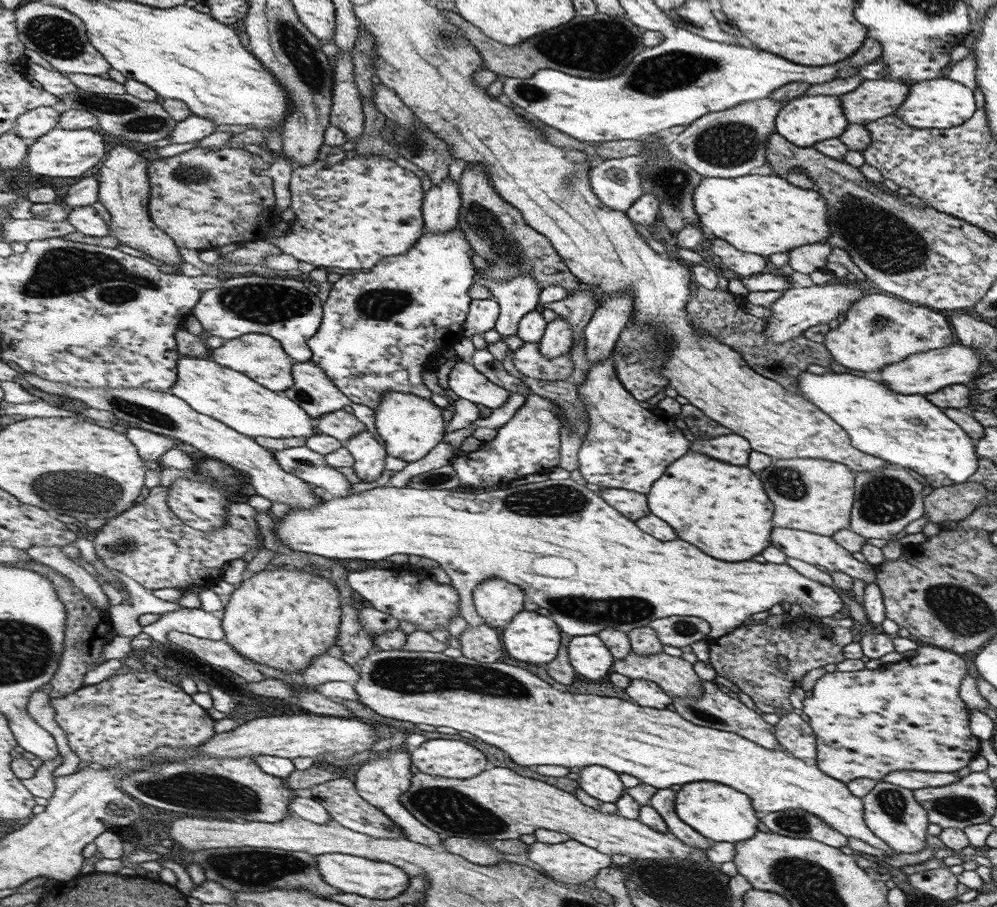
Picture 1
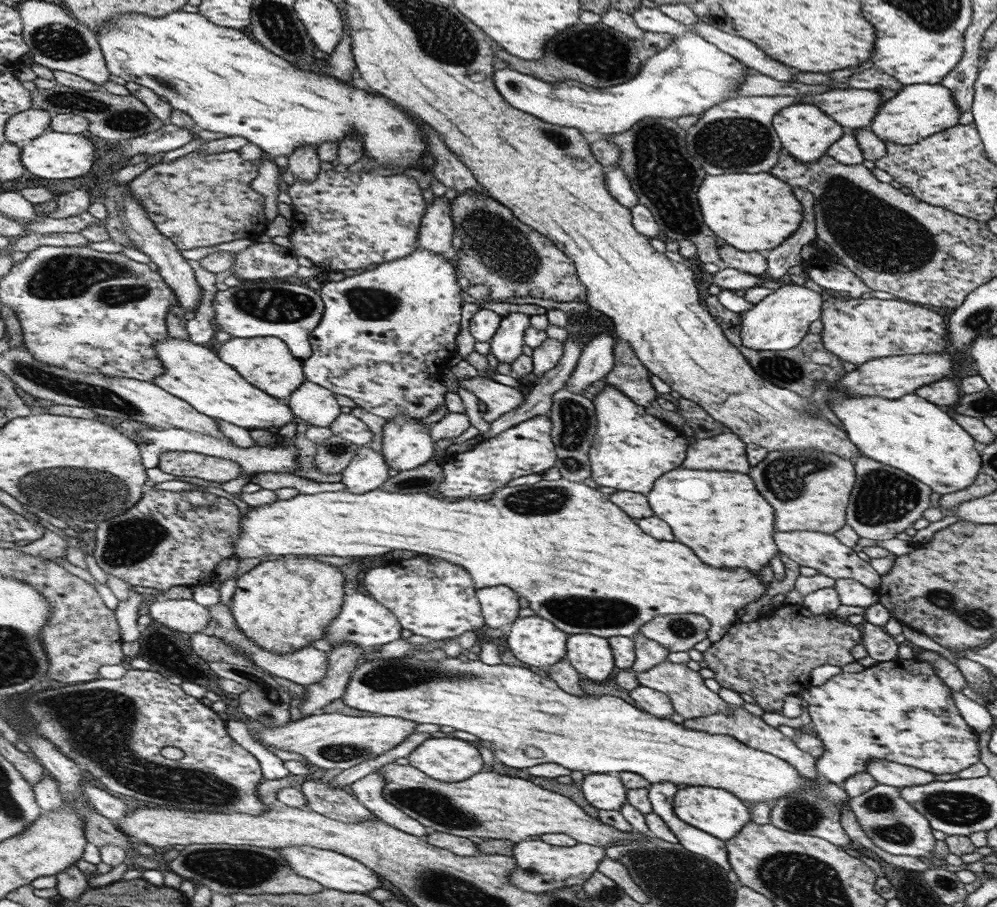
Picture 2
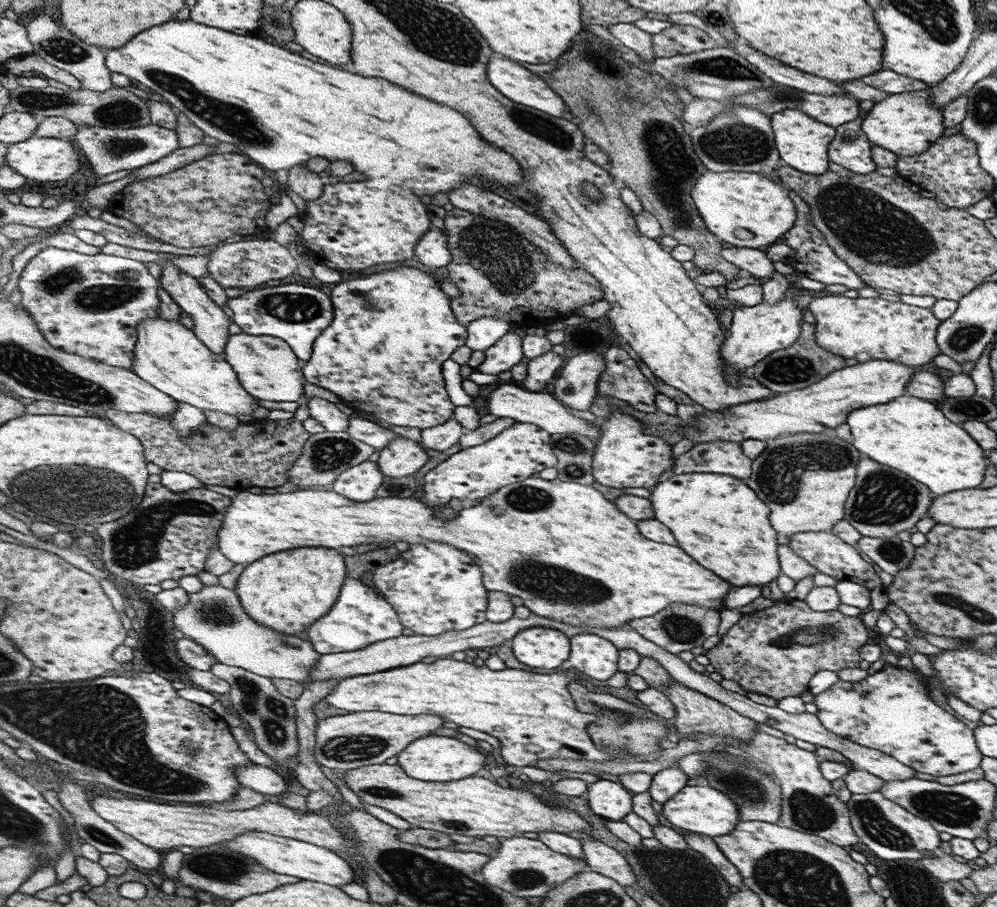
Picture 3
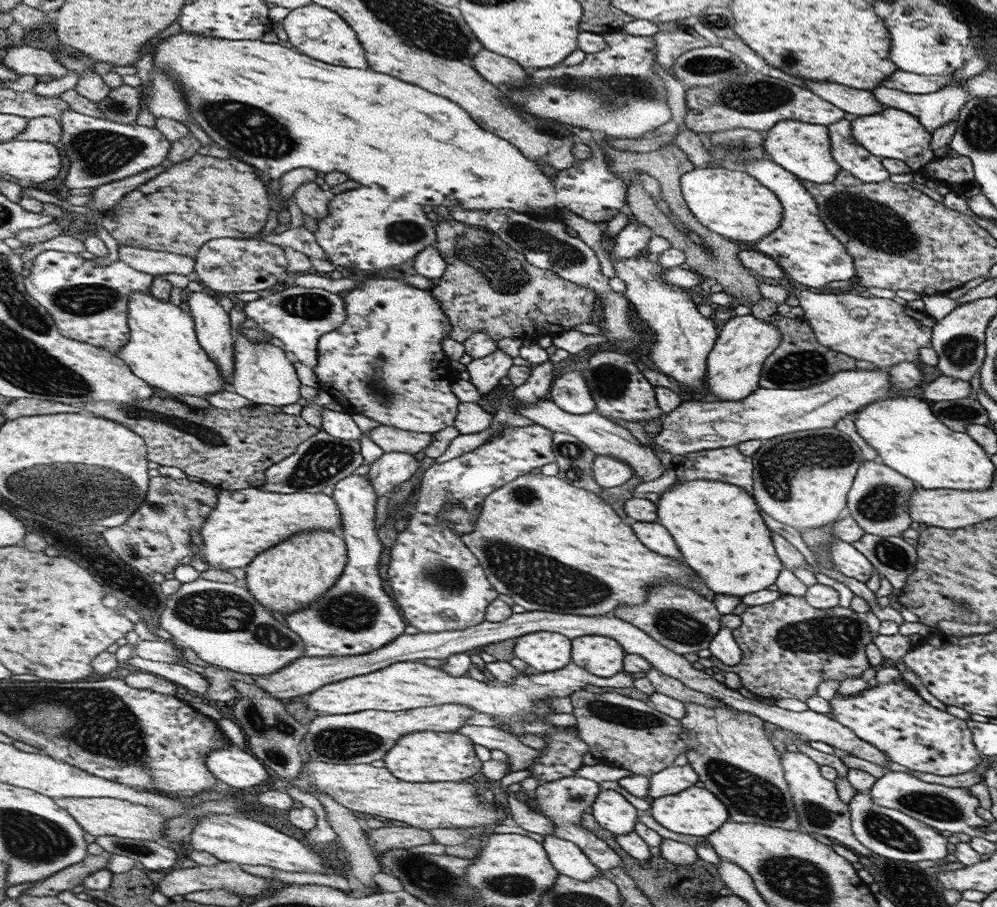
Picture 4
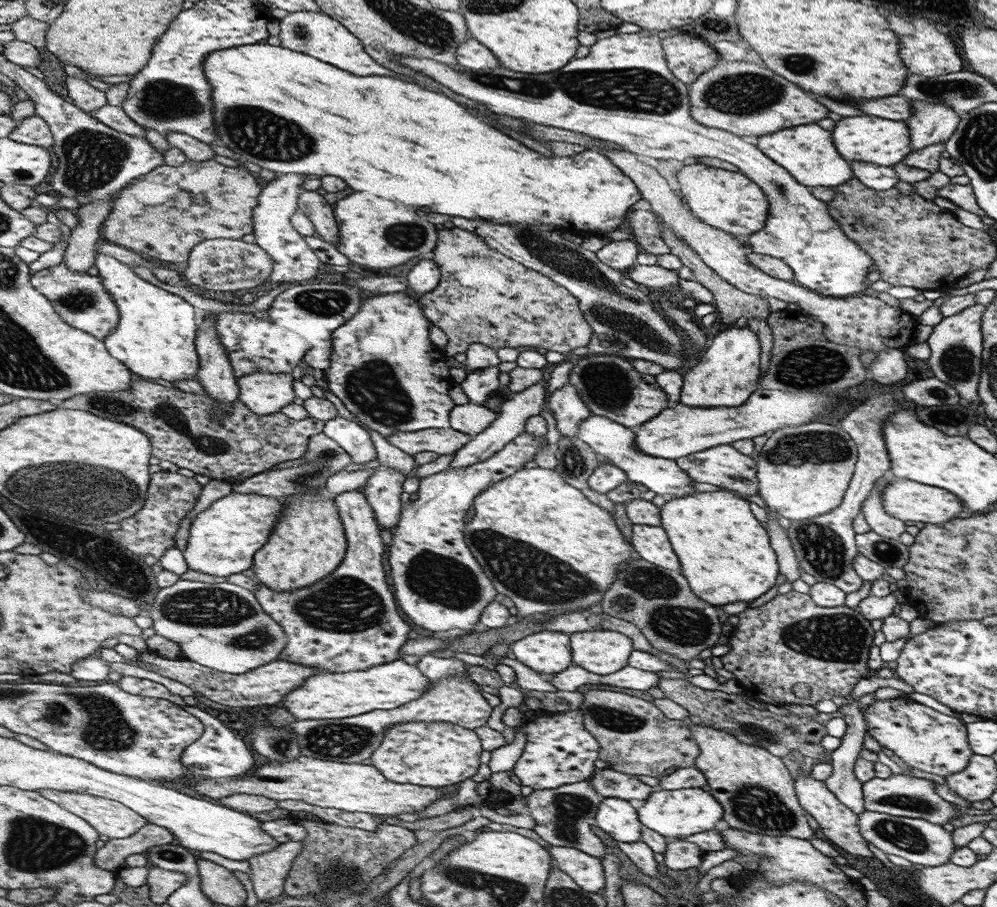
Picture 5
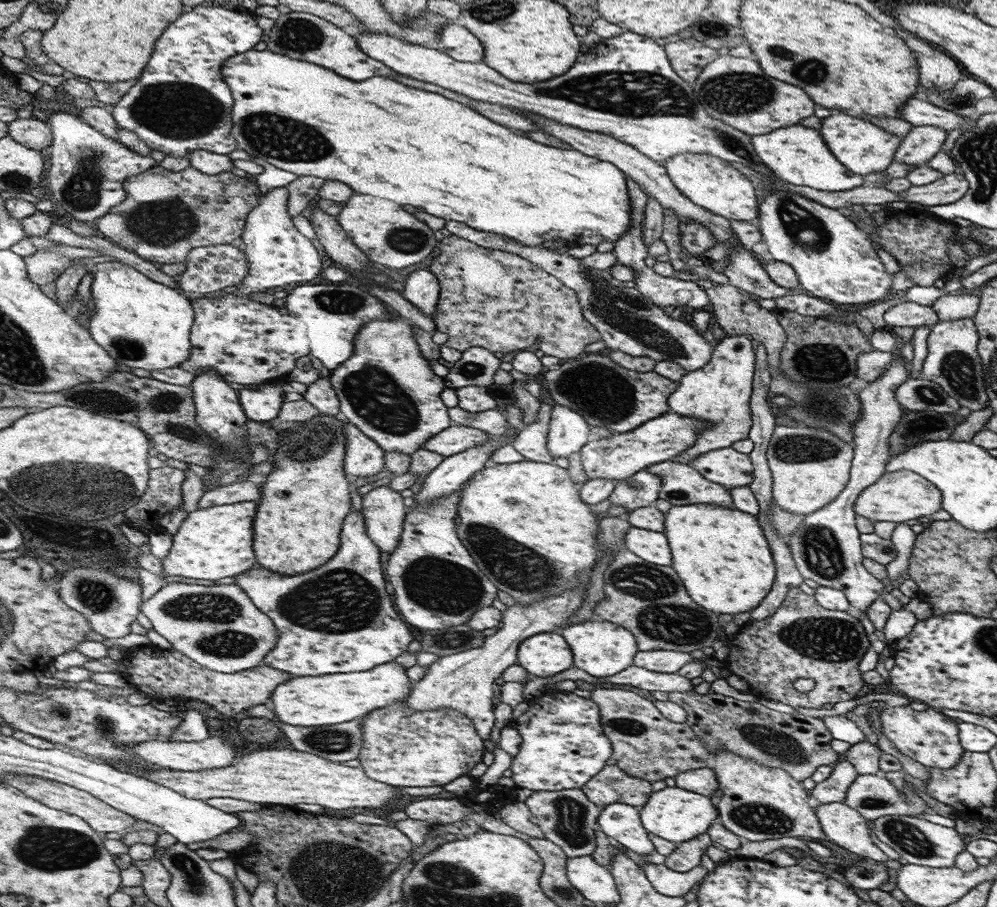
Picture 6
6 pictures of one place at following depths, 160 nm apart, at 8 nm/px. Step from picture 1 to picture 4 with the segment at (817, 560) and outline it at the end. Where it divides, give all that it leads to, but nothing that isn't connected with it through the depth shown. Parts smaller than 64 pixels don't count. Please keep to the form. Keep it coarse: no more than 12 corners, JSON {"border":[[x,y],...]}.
{"border":[[831,542],[833,566],[868,582],[874,565],[853,545]]}

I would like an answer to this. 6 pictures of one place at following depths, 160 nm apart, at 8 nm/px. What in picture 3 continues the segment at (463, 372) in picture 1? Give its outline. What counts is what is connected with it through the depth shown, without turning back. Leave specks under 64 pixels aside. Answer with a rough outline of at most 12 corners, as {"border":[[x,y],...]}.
{"border":[[505,383],[488,412],[537,424],[551,435],[580,434],[597,443],[600,428],[574,416],[550,391]]}

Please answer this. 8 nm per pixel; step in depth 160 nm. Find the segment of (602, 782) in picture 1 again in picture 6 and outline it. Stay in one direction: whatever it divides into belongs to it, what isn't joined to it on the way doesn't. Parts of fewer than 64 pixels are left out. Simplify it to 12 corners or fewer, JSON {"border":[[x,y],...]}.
{"border":[[619,802],[597,822],[632,855],[655,853],[636,807]]}

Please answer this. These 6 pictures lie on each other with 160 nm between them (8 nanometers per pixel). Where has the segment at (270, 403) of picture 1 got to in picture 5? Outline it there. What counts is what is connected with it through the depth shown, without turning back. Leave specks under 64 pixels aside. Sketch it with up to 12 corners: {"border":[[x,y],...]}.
{"border":[[115,256],[111,353],[142,380],[195,380],[194,306]]}

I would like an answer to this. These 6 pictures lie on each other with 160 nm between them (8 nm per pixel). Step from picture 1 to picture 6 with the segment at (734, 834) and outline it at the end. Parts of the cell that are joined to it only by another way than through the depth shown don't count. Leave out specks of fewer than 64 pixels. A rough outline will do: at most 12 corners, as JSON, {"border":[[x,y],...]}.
{"border":[[675,785],[653,792],[643,827],[676,844],[719,818],[711,797]]}

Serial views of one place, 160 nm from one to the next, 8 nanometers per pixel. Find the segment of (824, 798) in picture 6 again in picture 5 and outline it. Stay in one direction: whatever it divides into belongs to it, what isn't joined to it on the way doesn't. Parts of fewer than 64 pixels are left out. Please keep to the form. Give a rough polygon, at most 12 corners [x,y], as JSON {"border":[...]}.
{"border":[[858,699],[840,706],[847,724],[827,763],[830,792],[859,816],[863,783],[853,768],[867,733]]}

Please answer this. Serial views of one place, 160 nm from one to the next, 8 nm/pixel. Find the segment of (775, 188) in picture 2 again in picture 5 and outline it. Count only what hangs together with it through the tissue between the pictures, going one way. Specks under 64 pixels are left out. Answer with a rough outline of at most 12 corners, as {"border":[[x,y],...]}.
{"border":[[696,162],[676,178],[686,206],[734,236],[766,226],[766,193],[737,169]]}

